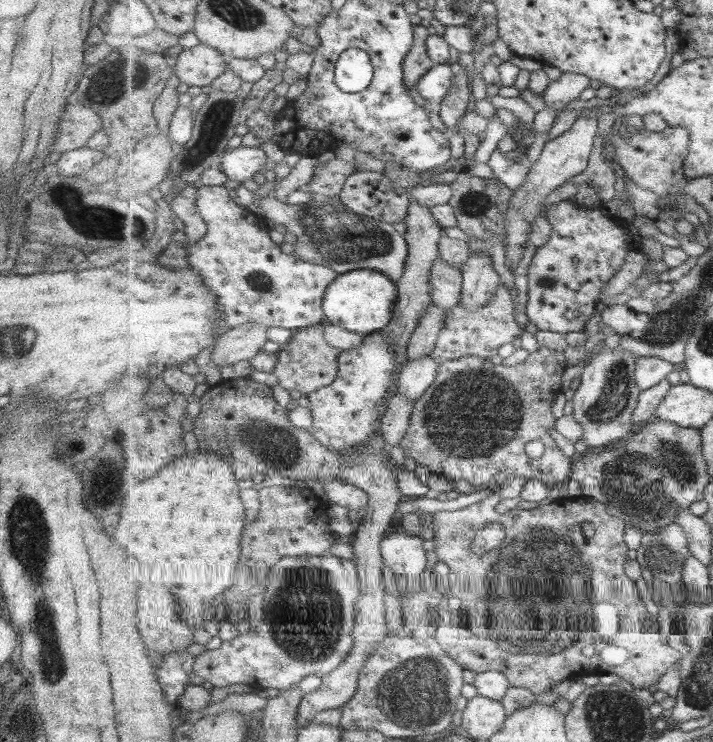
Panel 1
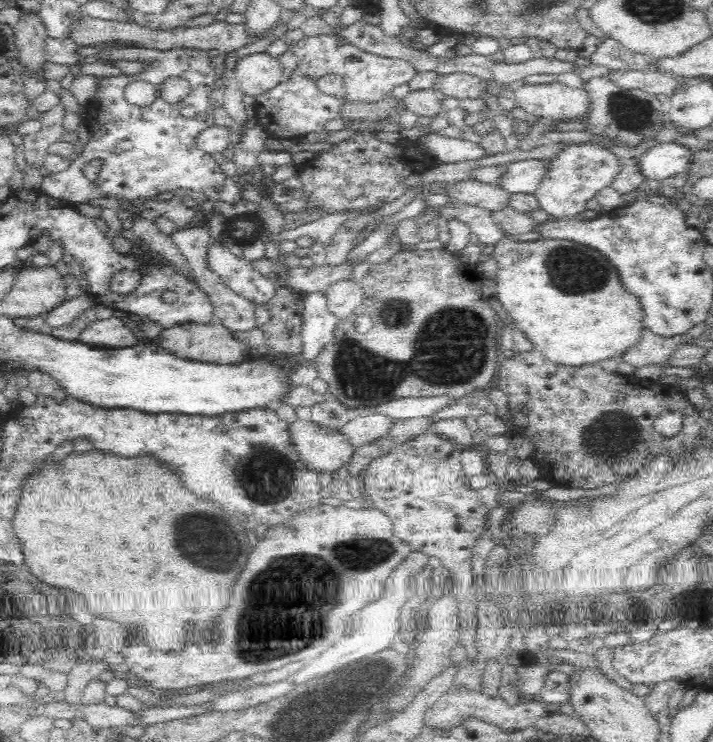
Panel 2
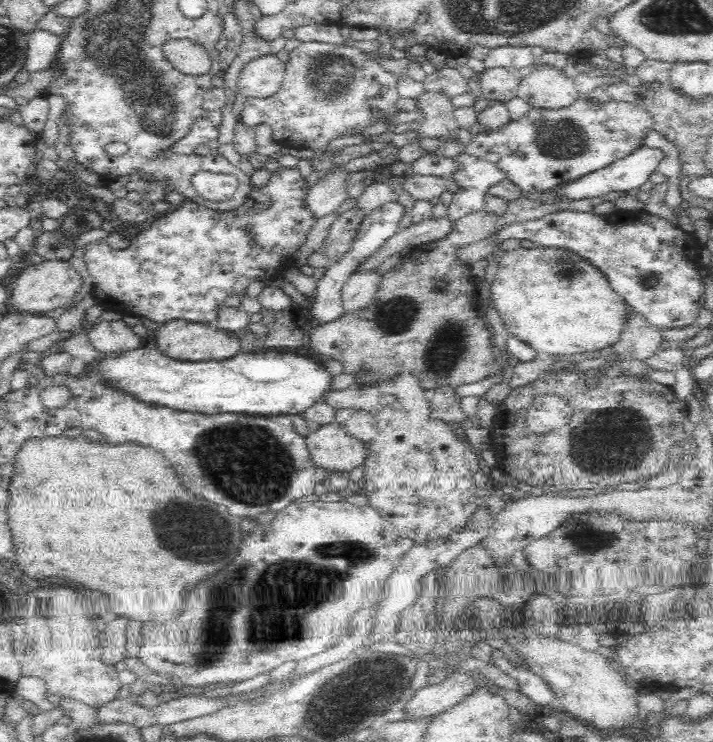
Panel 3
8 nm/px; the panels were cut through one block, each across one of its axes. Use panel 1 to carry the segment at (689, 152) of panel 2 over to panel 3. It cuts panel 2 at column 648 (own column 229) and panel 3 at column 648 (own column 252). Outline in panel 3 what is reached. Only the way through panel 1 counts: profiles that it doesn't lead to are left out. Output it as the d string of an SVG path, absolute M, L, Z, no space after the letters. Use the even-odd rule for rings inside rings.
M640 146L634 149L632 154L629 154L626 158L612 162L610 166L601 168L601 170L598 170L596 173L588 174L566 187L554 189L553 193L561 196L561 198L567 198L568 200L580 200L582 198L602 196L609 192L623 194L627 191L638 189L645 182L649 182L650 176L659 170L662 160L664 160L664 152L662 152L662 150Z

